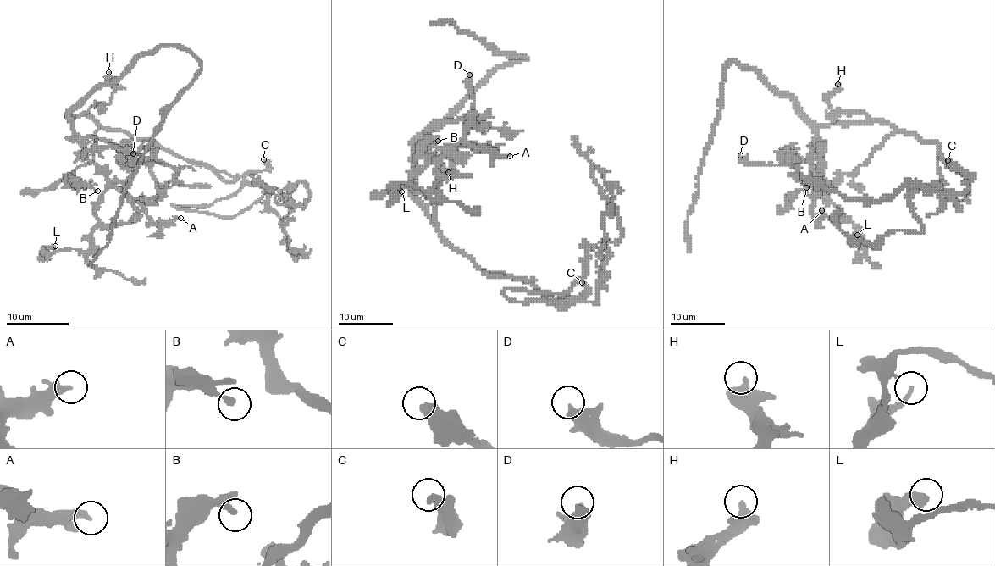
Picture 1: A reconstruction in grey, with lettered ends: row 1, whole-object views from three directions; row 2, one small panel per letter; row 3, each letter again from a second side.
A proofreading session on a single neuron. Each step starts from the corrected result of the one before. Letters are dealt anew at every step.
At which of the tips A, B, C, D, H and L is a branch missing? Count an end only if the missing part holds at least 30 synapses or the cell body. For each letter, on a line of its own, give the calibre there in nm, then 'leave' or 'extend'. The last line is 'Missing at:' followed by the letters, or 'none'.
A: calibre 280 nm; leave
B: calibre 240 nm; leave
C: calibre 340 nm; leave
D: calibre 440 nm; leave
H: calibre 360 nm; leave
L: calibre 260 nm; leave
Missing at: none

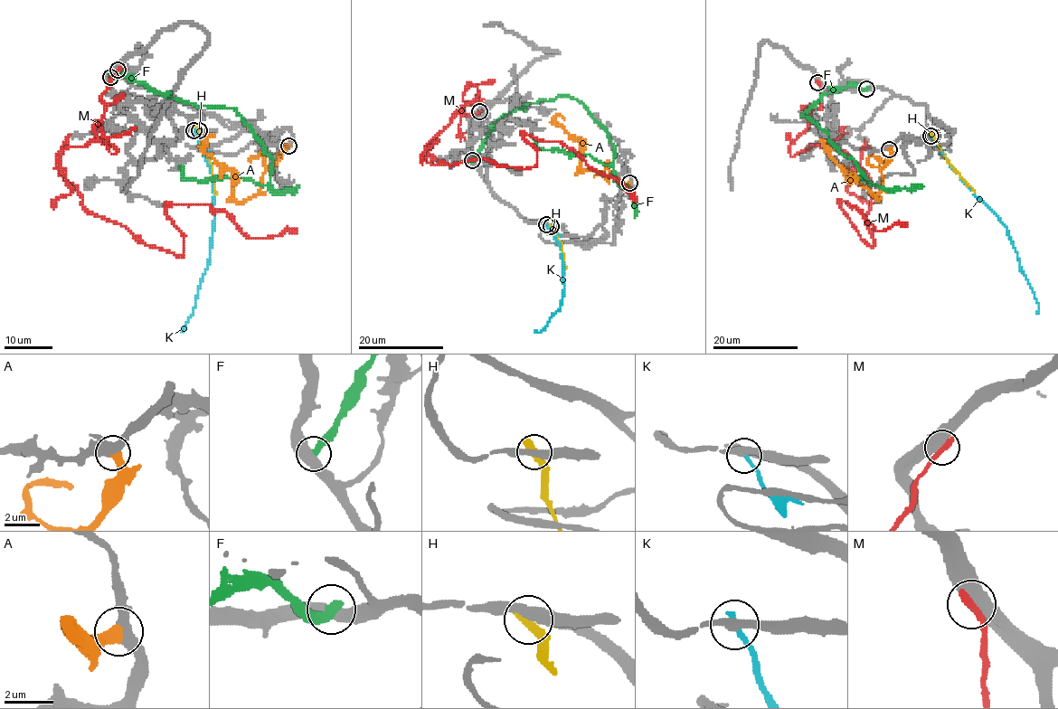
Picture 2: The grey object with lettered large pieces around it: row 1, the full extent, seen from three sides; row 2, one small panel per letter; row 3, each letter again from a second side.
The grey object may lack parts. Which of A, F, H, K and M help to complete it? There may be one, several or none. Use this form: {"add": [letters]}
{"add": ["A"]}

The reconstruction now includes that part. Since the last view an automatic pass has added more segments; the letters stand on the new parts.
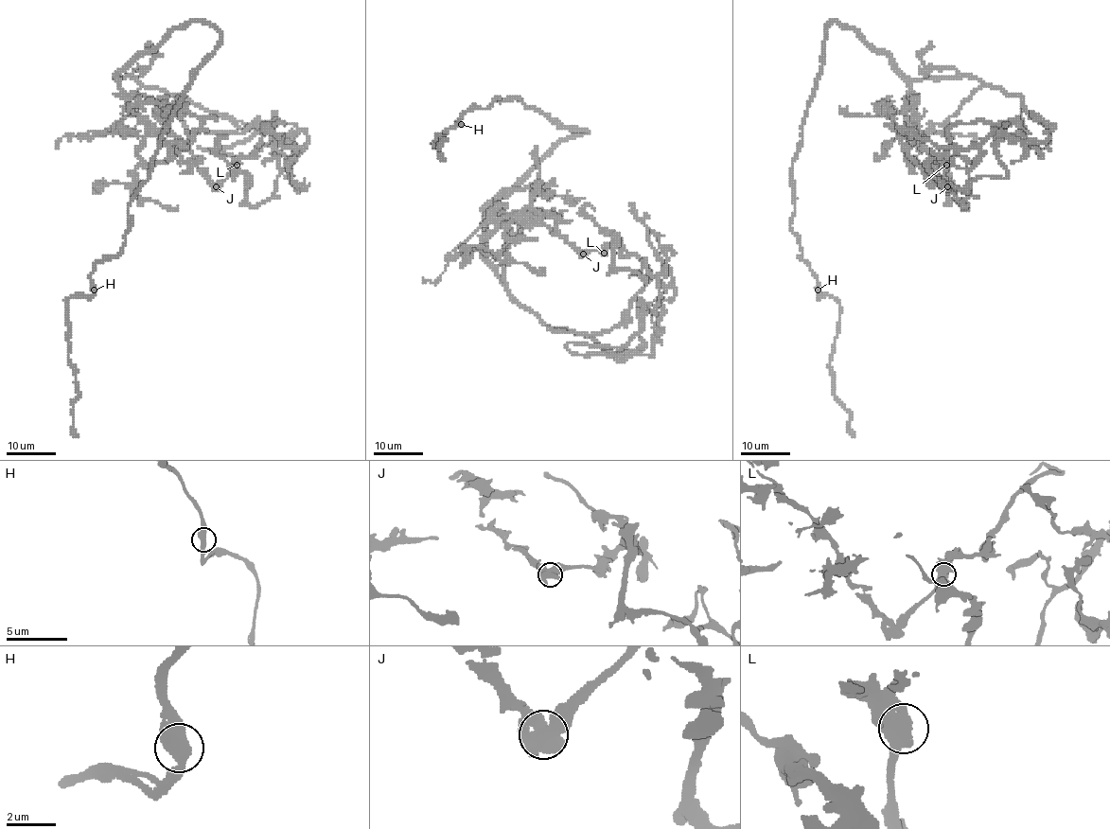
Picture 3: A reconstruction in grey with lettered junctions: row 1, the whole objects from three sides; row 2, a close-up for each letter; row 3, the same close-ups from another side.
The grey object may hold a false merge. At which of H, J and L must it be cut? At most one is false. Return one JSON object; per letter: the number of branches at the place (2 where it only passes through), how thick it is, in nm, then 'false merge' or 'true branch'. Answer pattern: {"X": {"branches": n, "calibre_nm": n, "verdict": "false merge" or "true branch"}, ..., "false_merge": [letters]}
{"H": {"branches": 2, "calibre_nm": 550, "verdict": "true branch"}, "J": {"branches": 2, "calibre_nm": 650, "verdict": "false merge"}, "L": {"branches": 2, "calibre_nm": 700, "verdict": "true branch"}, "false_merge": ["J"]}

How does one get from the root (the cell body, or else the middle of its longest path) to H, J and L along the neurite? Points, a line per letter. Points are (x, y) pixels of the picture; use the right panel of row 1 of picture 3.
H: (885, 55), (838, 22), (826, 26), (822, 68), (792, 167), (790, 231), (818, 290)
J: (885, 55), (905, 77), (913, 93), (913, 113), (920, 120), (917, 135), (928, 151), (929, 163), (947, 186)
L: (885, 55), (905, 77), (913, 93), (913, 113), (920, 120), (917, 135), (944, 185), (947, 164)

